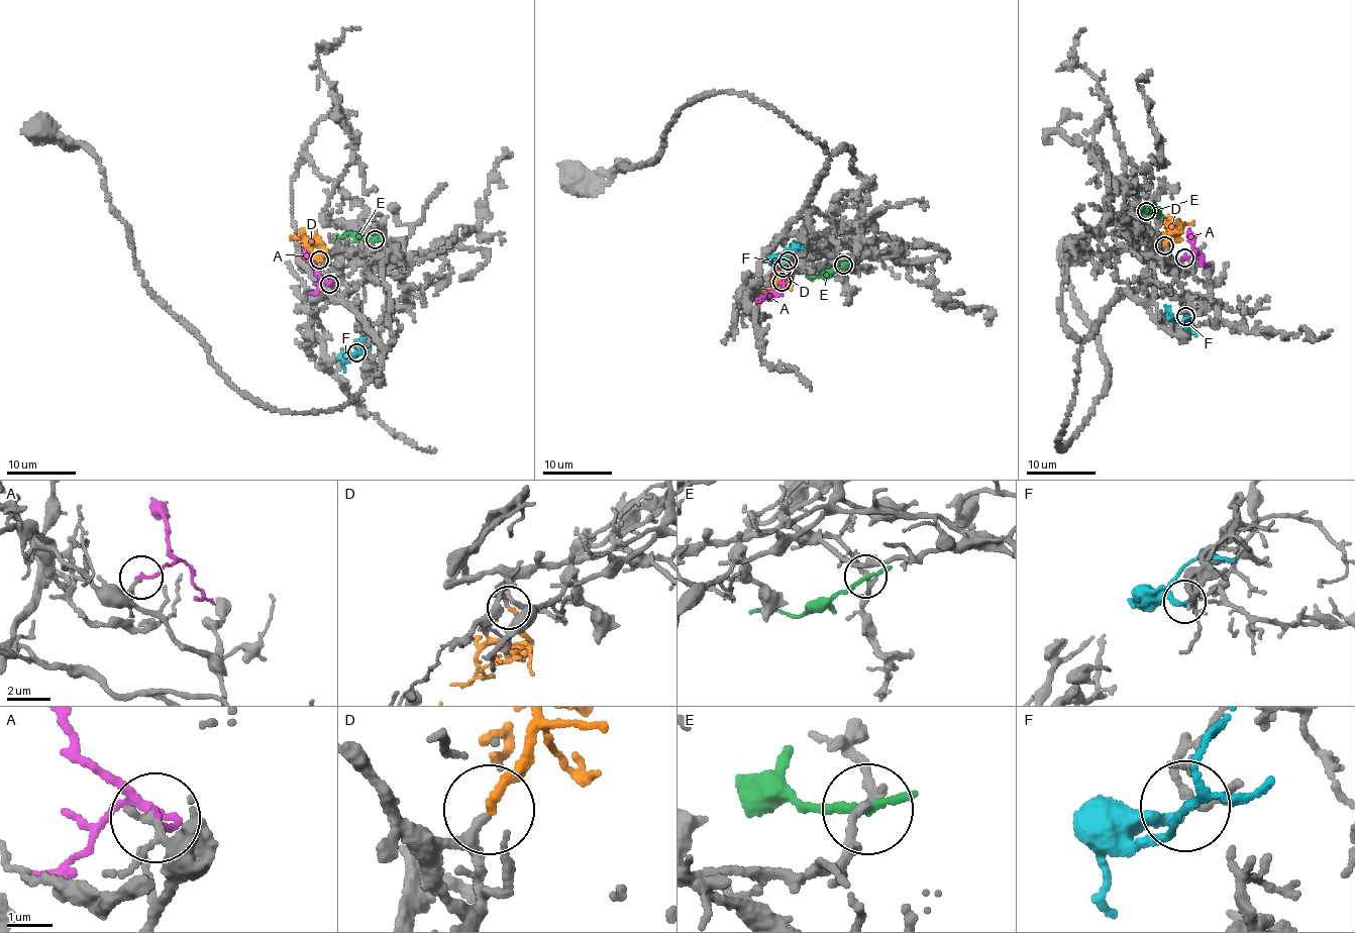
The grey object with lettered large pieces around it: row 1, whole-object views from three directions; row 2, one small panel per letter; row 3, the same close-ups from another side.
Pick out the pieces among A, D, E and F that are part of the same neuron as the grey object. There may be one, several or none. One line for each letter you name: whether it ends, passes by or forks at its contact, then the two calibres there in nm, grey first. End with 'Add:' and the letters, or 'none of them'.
D: It ends there. Thickness 180 nm (grey) against 180 nm
Add: D

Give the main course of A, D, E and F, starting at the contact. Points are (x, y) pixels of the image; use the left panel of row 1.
A: (329, 283), (304, 247)
D: (319, 260), (324, 249), (291, 236)
E: (375, 239), (357, 238), (351, 233), (338, 239)
F: (356, 352), (350, 356), (355, 354), (363, 337)

